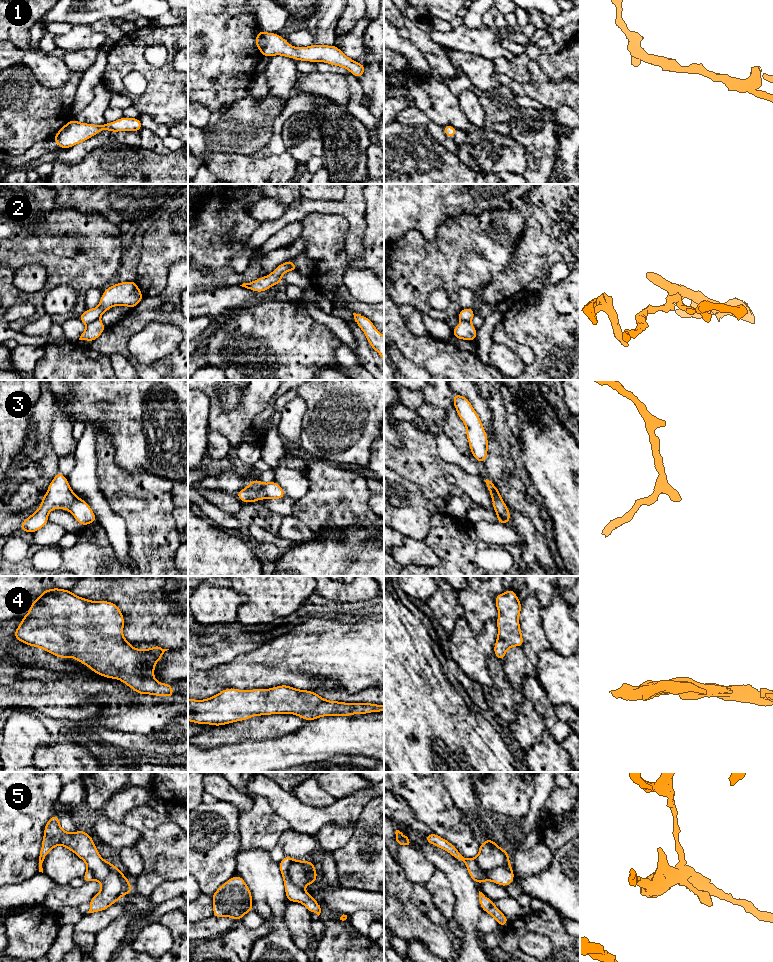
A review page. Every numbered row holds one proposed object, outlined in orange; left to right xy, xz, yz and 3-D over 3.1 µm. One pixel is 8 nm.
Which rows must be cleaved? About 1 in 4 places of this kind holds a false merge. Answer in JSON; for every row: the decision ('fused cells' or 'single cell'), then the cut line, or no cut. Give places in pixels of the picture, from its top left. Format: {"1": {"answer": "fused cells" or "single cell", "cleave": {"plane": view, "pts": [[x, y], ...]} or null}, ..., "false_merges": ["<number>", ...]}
{"1": {"answer": "single cell", "cleave": null}, "2": {"answer": "fused cells", "cleave": {"plane": "xy", "pts": [[98, 319], [87, 325]]}}, "3": {"answer": "single cell", "cleave": null}, "4": {"answer": "single cell", "cleave": null}, "5": {"answer": "fused cells", "cleave": {"plane": "yz", "pts": [[474, 859], [481, 871], [490, 871], [509, 863]]}}, "false_merges": ["2", "5"]}

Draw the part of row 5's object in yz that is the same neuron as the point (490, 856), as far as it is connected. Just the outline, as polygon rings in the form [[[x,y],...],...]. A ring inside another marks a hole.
[[[490,838],[479,845],[479,853],[475,860],[481,872],[489,872],[510,864],[509,853],[498,847]]]

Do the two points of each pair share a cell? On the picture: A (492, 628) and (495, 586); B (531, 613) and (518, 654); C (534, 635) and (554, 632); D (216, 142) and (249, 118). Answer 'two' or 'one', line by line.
A: two
B: two
C: two
D: one

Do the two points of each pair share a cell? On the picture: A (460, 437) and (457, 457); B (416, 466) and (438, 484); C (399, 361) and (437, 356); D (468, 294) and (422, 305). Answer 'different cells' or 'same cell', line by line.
A: different cells
B: same cell
C: different cells
D: different cells

